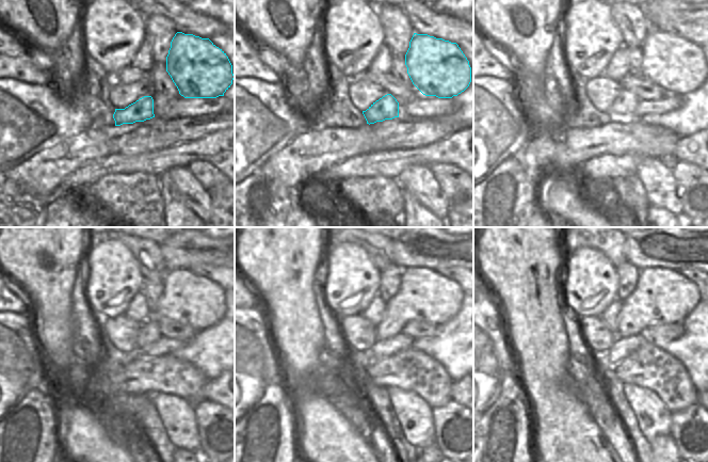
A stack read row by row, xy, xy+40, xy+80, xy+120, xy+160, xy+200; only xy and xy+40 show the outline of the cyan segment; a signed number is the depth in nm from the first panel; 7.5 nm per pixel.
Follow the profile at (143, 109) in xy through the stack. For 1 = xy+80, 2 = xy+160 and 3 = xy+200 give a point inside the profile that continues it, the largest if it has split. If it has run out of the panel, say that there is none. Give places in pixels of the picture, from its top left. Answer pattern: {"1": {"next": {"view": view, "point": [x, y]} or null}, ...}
{"1": {"next": {"view": "xy+80", "point": [624, 106]}}, "2": {"next": {"view": "xy+160", "point": [424, 296]}}, "3": {"next": {"view": "xy+200", "point": [662, 296]}}}

